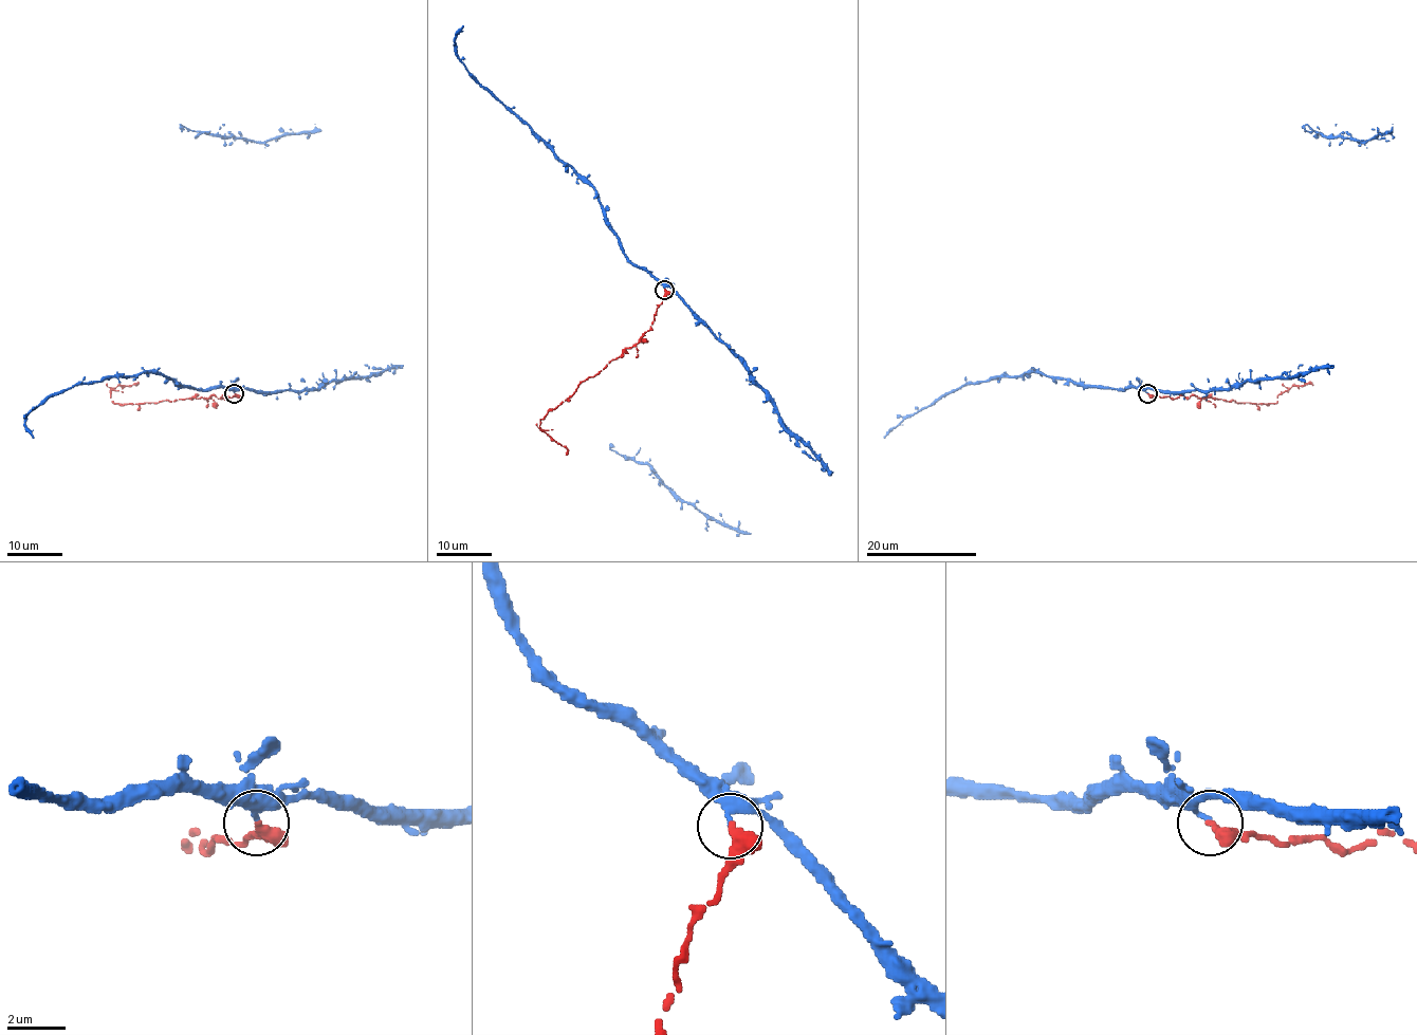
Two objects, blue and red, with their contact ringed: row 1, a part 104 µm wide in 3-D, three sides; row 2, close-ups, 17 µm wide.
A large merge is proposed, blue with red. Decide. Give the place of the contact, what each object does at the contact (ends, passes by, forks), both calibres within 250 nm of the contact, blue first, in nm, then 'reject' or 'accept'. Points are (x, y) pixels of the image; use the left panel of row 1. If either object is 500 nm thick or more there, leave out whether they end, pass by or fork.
at (234, 393); blue ends there; red passes by; 240 nm thick on the blue side, 280 nm on the other; reject

